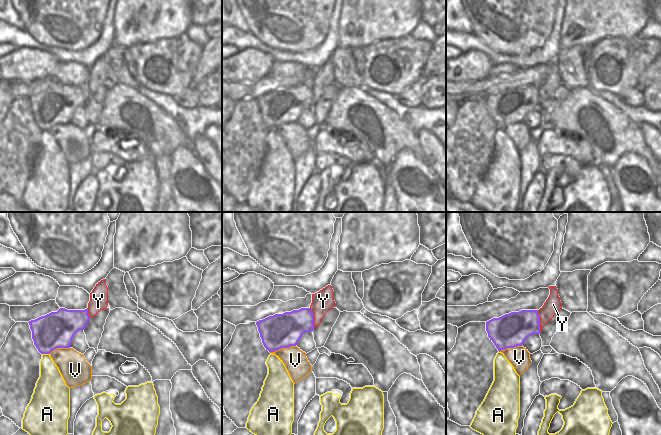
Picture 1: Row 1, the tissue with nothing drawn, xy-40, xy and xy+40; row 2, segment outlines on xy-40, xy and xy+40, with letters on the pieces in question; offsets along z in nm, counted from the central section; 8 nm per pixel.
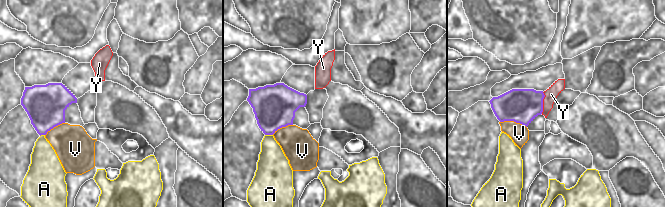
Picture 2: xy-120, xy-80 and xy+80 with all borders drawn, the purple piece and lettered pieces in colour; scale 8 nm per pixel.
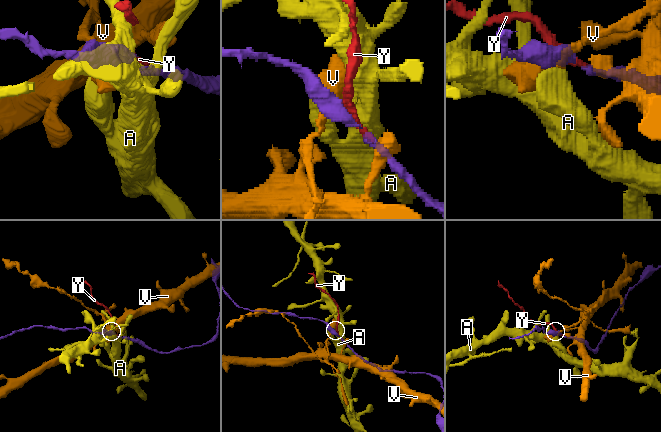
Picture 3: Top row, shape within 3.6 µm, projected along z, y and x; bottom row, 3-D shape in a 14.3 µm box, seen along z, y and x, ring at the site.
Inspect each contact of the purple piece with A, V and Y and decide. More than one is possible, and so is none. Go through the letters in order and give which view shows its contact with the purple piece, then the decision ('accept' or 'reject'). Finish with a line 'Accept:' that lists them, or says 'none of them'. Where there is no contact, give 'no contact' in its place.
A: contact in xy-40; reject
V: contact in xy; reject
Y: contact in xy+40; reject
Accept: none of them

